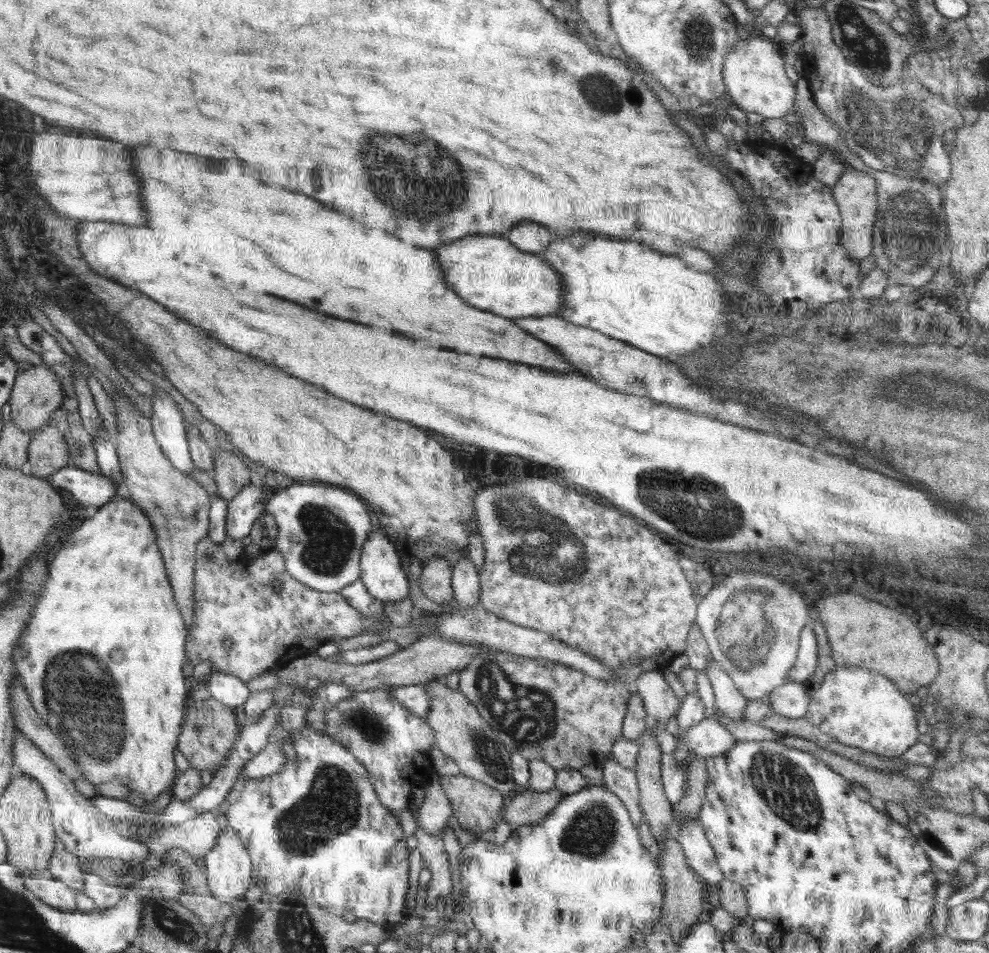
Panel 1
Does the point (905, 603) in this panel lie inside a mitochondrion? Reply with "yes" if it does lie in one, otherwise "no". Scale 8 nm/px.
no

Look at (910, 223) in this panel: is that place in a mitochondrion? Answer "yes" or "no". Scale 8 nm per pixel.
yes

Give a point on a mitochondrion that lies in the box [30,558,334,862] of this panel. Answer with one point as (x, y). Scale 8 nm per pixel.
(96, 726)

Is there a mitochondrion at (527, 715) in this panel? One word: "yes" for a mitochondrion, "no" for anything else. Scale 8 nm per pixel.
yes

